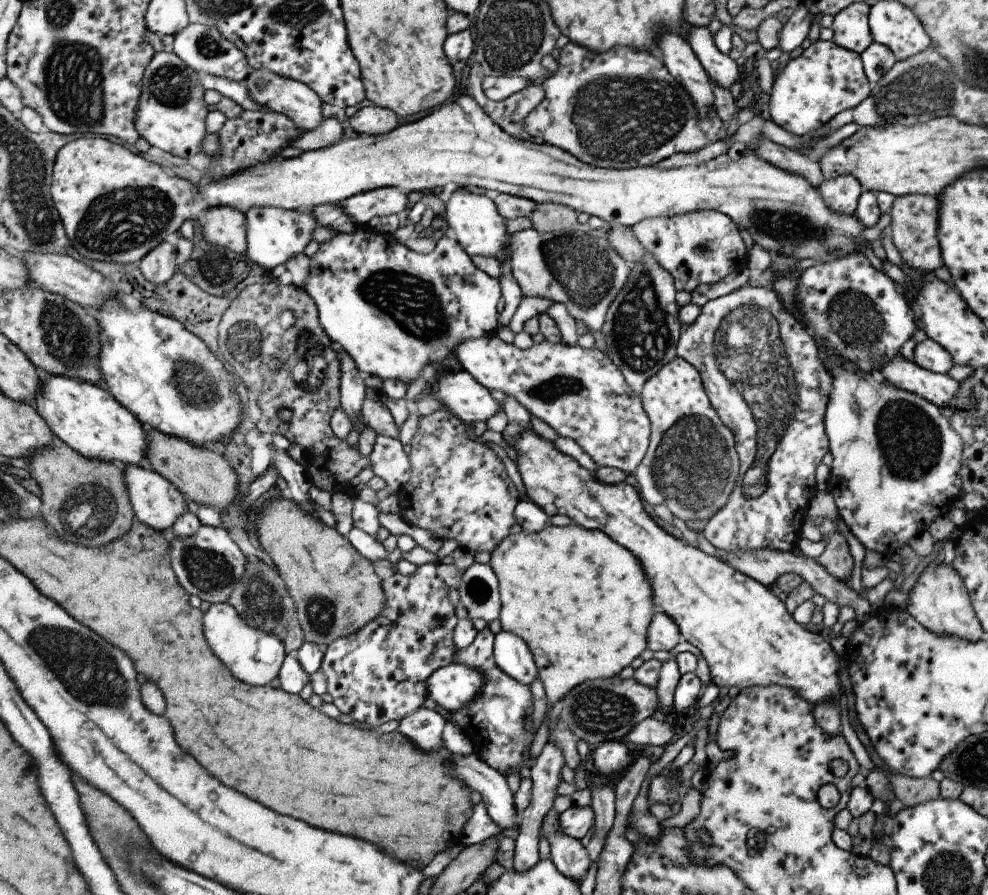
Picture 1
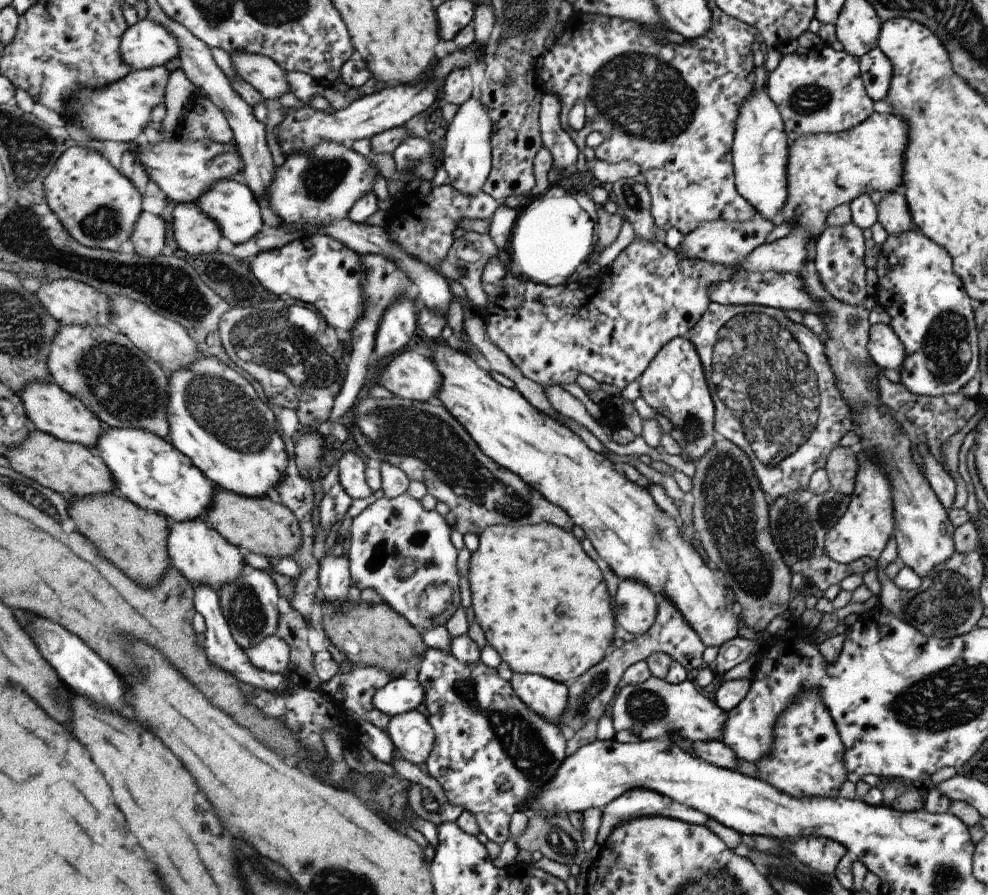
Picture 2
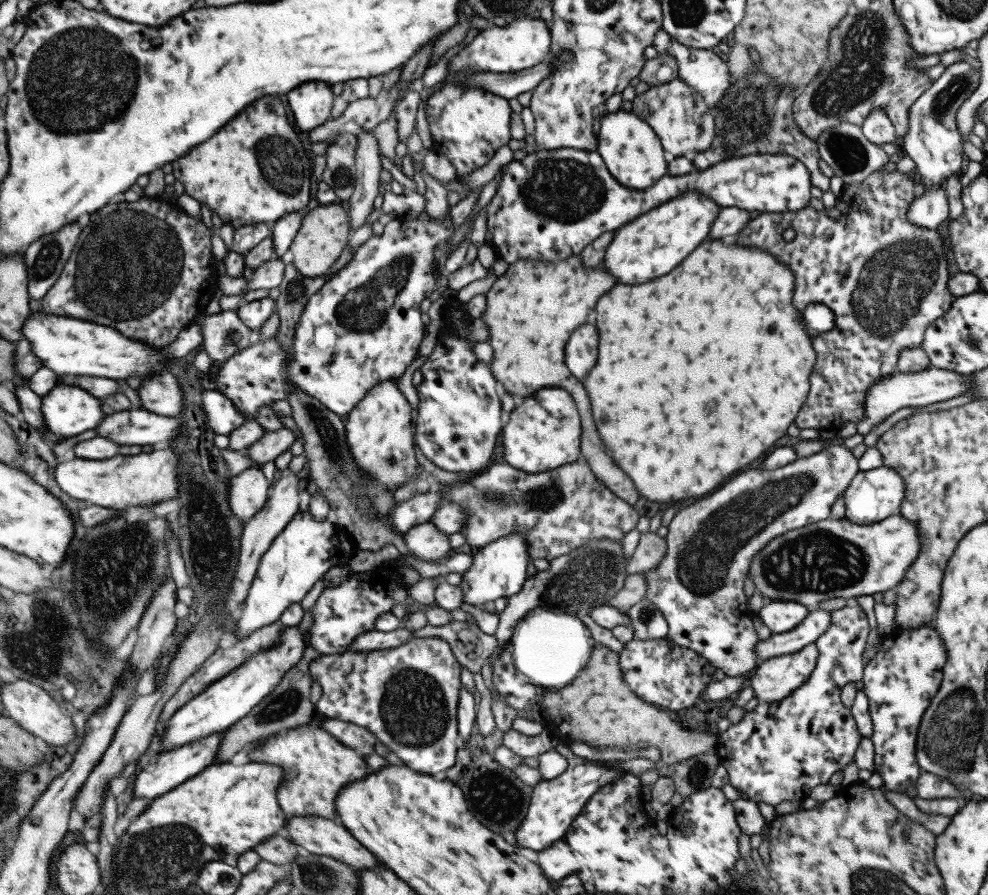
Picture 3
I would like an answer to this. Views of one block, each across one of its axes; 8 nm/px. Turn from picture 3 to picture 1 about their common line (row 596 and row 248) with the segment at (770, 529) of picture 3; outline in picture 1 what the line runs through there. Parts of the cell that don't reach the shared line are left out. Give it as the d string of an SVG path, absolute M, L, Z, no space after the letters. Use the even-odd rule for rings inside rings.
M714 209L690 211L673 217L650 217L631 226L633 235L646 251L650 251L658 264L673 275L677 291L693 291L698 285L712 284L721 281L725 276L734 273L740 260L747 255L747 249L740 237L738 225L723 212Z

